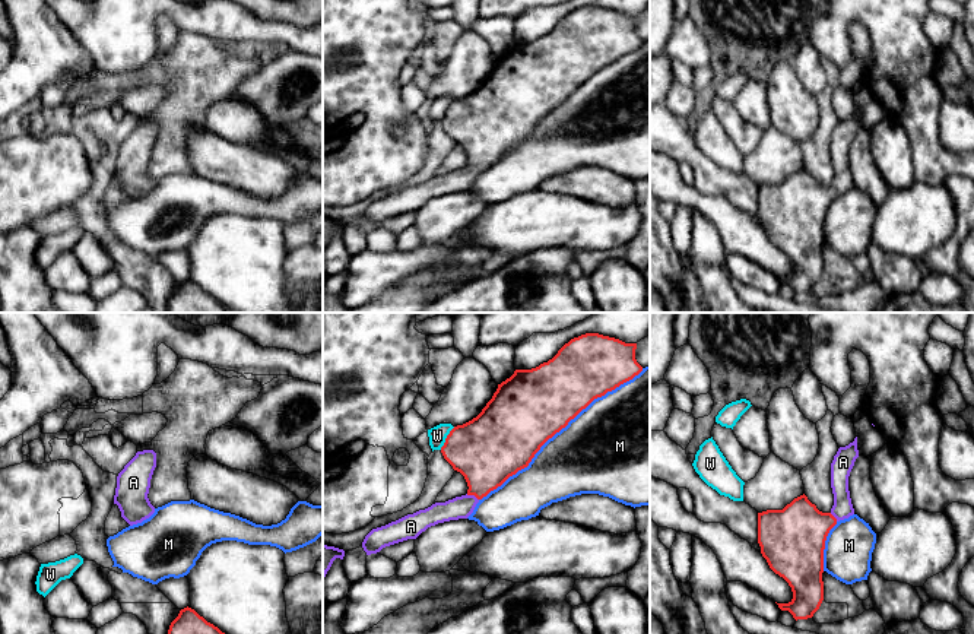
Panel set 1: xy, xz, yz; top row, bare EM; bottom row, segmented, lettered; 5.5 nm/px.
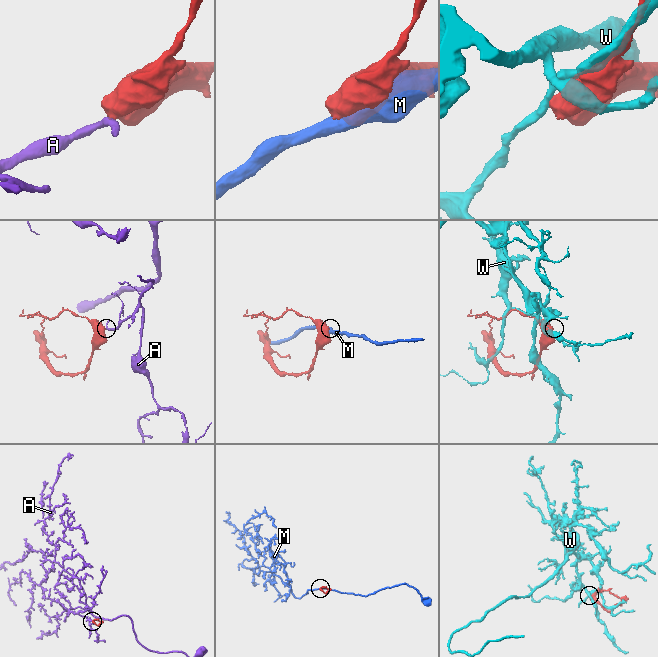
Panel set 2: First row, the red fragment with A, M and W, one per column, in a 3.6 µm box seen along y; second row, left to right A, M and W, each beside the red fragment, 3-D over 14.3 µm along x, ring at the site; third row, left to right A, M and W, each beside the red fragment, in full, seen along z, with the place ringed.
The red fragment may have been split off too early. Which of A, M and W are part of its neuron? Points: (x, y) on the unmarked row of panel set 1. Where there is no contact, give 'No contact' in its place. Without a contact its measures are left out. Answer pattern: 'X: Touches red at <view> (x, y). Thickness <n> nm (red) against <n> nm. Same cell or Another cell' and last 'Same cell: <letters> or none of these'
A: Touches red at xz (472, 167). Thickness 380 nm (red) against 130 nm. Same cell
M: Touches red at xz (558, 104). Thickness 400 nm (red) against 460 nm. Another cell
W: Touches red at xz (446, 111). Thickness 380 nm (red) against 100 nm. Another cell
Same cell: A

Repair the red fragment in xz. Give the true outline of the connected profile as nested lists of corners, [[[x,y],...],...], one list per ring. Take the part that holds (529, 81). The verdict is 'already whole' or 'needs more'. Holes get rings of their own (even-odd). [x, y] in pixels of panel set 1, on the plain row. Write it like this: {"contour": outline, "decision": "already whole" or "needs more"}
{"contour": [[[586,6],[565,16],[548,35],[532,42],[515,42],[510,51],[498,57],[482,85],[472,93],[454,99],[441,120],[444,131],[464,149],[469,159],[467,167],[445,175],[435,175],[425,183],[372,202],[362,215],[367,228],[407,212],[416,212],[438,196],[467,191],[483,169],[527,140],[540,120],[594,72],[615,63],[643,44],[635,32],[635,22],[637,16],[625,16],[599,6]]], "decision": "needs more"}

